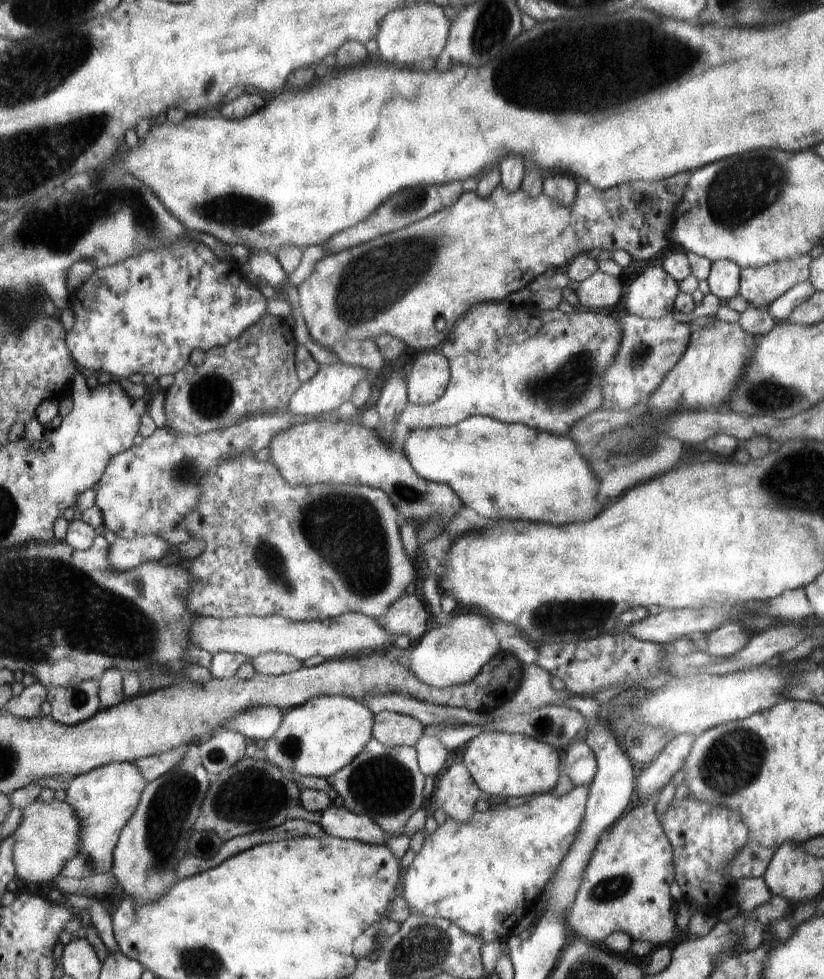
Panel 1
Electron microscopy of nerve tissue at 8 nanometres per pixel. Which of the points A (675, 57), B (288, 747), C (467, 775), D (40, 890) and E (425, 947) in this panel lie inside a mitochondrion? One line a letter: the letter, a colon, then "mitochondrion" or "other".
A: mitochondrion
B: mitochondrion
C: other
D: other
E: mitochondrion

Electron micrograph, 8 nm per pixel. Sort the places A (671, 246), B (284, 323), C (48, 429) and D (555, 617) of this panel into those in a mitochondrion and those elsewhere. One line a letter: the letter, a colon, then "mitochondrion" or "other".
A: other
B: other
C: other
D: mitochondrion

